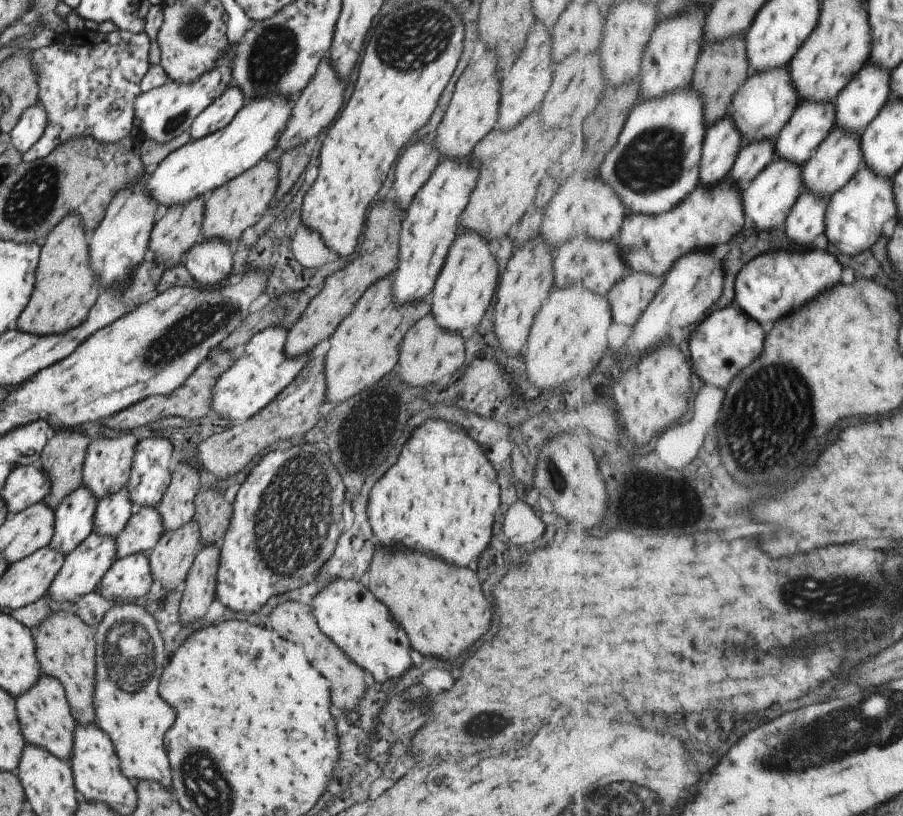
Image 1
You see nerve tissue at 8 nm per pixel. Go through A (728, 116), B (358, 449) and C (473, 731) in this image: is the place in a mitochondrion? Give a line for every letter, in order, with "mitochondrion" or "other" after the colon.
A: other
B: mitochondrion
C: mitochondrion

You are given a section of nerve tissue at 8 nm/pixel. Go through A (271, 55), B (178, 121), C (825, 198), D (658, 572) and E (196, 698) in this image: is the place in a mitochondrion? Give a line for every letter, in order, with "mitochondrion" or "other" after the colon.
A: mitochondrion
B: mitochondrion
C: other
D: other
E: other

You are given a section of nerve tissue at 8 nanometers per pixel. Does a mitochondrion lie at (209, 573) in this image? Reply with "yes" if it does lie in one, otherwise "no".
no

